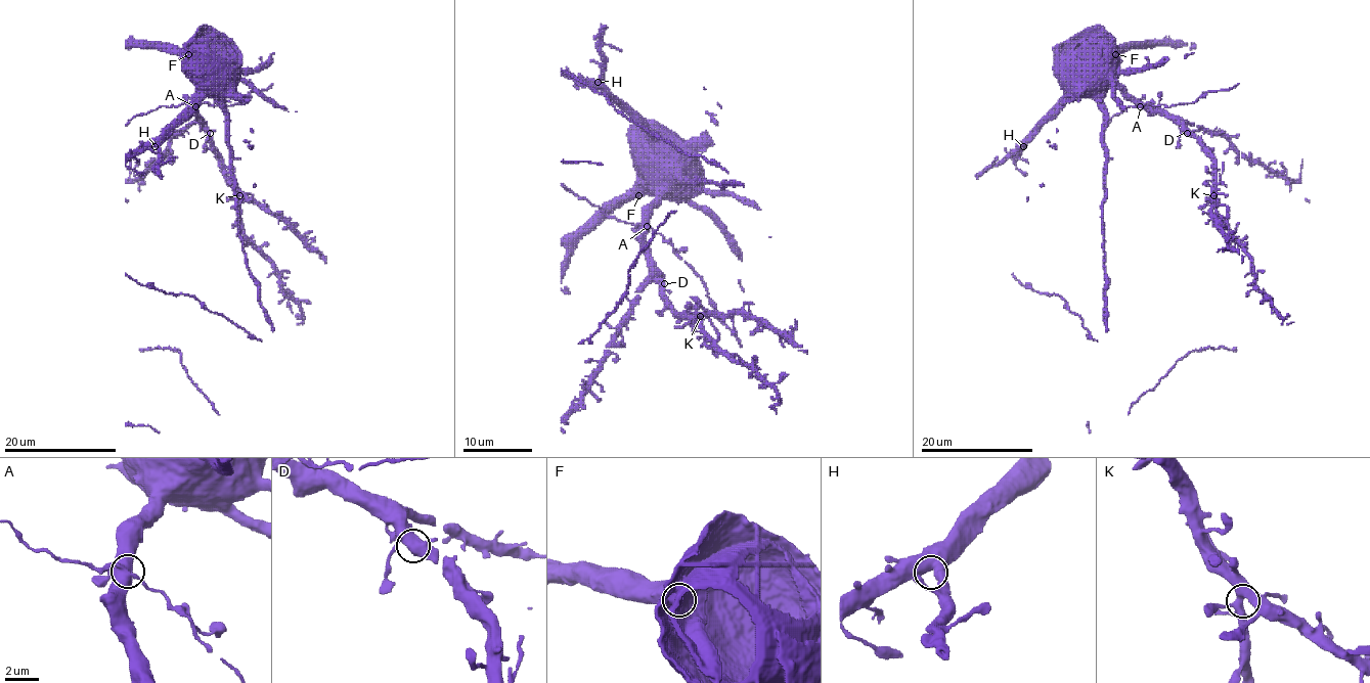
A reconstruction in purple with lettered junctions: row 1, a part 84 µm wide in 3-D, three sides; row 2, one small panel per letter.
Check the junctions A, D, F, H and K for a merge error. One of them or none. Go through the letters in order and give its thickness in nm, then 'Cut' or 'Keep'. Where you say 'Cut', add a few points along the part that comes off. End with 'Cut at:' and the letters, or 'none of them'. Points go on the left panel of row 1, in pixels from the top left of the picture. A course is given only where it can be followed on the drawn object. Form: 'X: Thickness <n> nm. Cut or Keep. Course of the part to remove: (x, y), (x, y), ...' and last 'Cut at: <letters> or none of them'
A: Thickness 500 nm. Keep
D: Thickness 500 nm. Keep
F: Thickness 550 nm. Keep
H: Thickness 600 nm. Keep
K: Thickness 500 nm. Keep
Cut at: none of them

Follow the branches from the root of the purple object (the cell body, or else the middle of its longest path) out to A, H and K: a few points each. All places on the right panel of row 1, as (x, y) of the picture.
A: (1072, 50), (1084, 48), (1141, 107)
H: (1072, 50), (1062, 65), (1065, 103), (1023, 146)
K: (1072, 50), (1084, 48), (1131, 96), (1150, 107), (1165, 110), (1197, 139), (1212, 160), (1213, 195)

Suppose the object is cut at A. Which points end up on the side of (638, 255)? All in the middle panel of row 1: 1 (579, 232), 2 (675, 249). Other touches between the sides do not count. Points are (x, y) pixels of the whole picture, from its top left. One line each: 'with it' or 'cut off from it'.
1: with it
2: cut off from it

